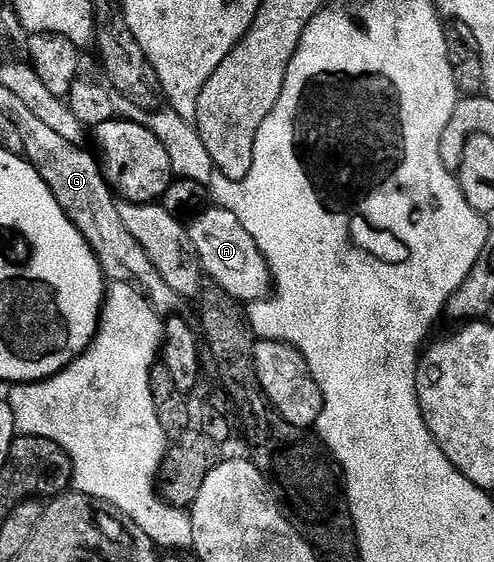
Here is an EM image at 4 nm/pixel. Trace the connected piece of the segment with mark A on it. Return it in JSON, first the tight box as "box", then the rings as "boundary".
{"box":[188,207,271,303],"boundary":[[[207,207],[197,214],[188,225],[190,244],[202,265],[202,272],[209,280],[215,281],[228,295],[243,303],[263,300],[271,292],[270,268],[256,247],[256,239],[244,231],[240,219],[232,211]]]}

